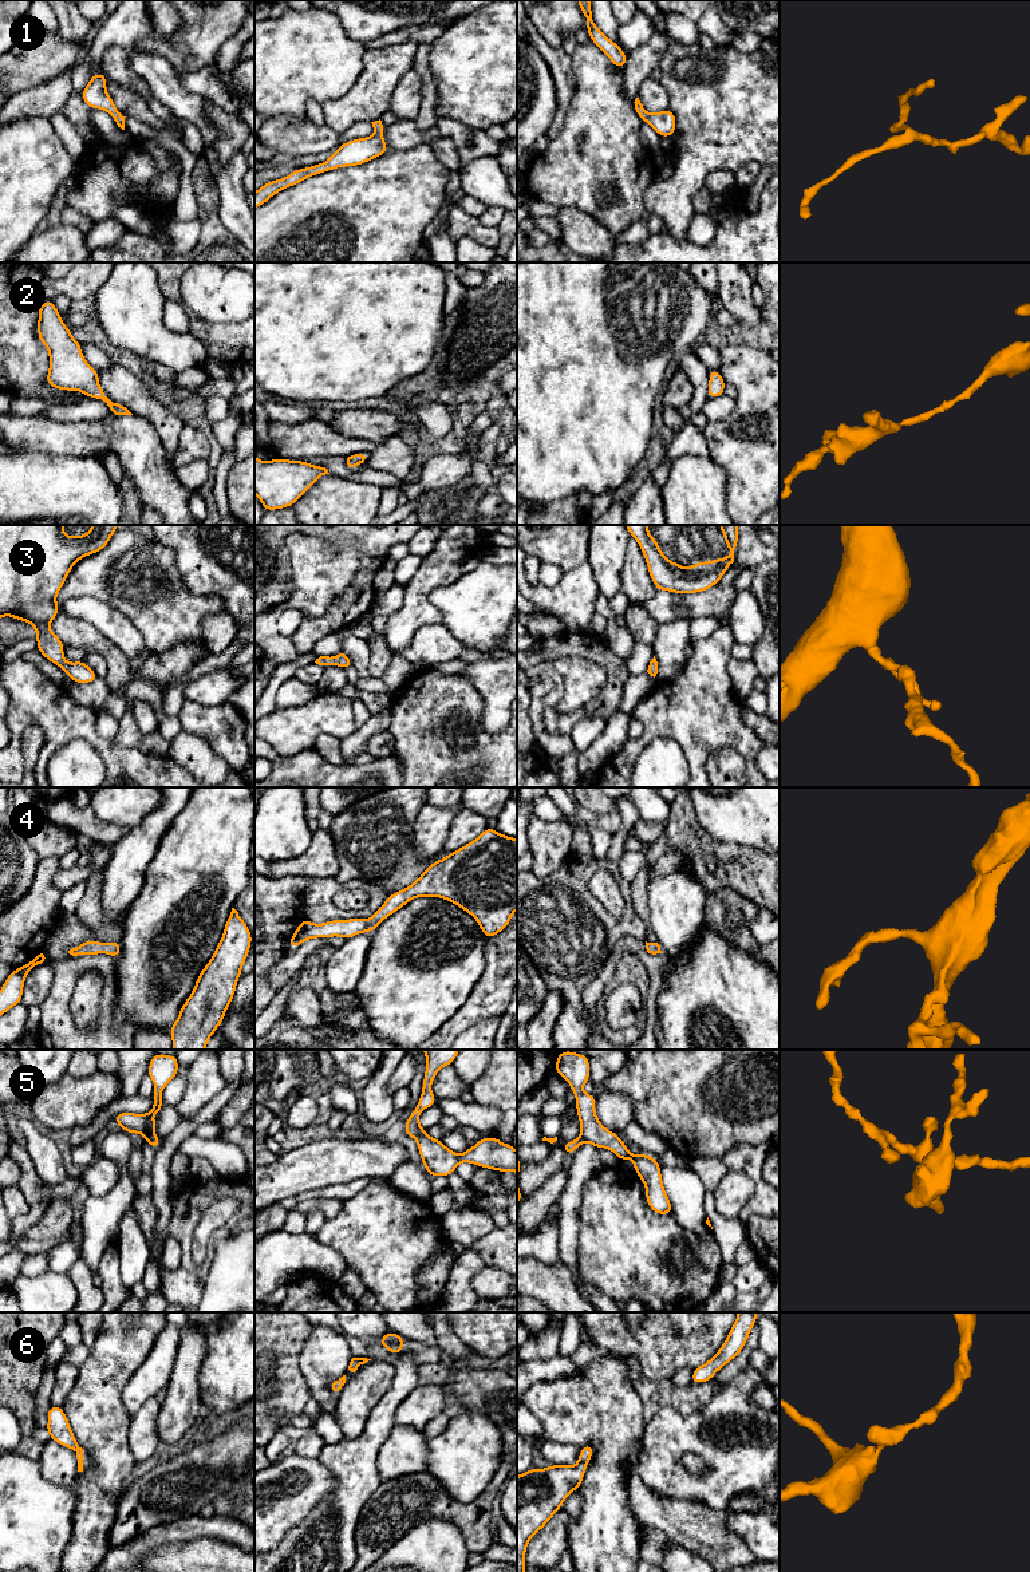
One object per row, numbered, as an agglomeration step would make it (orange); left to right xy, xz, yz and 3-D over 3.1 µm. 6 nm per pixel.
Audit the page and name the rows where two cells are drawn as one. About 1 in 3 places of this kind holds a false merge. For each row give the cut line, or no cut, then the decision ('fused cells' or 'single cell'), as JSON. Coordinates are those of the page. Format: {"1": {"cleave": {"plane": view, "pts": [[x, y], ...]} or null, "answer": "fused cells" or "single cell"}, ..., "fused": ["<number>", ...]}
{"1": {"cleave": null, "answer": "single cell"}, "2": {"cleave": null, "answer": "single cell"}, "3": {"cleave": null, "answer": "single cell"}, "4": {"cleave": null, "answer": "single cell"}, "5": {"cleave": null, "answer": "single cell"}, "6": {"cleave": null, "answer": "single cell"}, "fused": []}

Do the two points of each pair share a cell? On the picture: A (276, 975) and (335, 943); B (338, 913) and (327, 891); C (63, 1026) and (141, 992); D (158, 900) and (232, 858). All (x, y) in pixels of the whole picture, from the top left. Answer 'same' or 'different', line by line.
A: same
B: same
C: different
D: same

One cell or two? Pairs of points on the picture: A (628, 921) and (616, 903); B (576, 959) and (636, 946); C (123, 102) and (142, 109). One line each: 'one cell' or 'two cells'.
A: two cells
B: two cells
C: one cell

